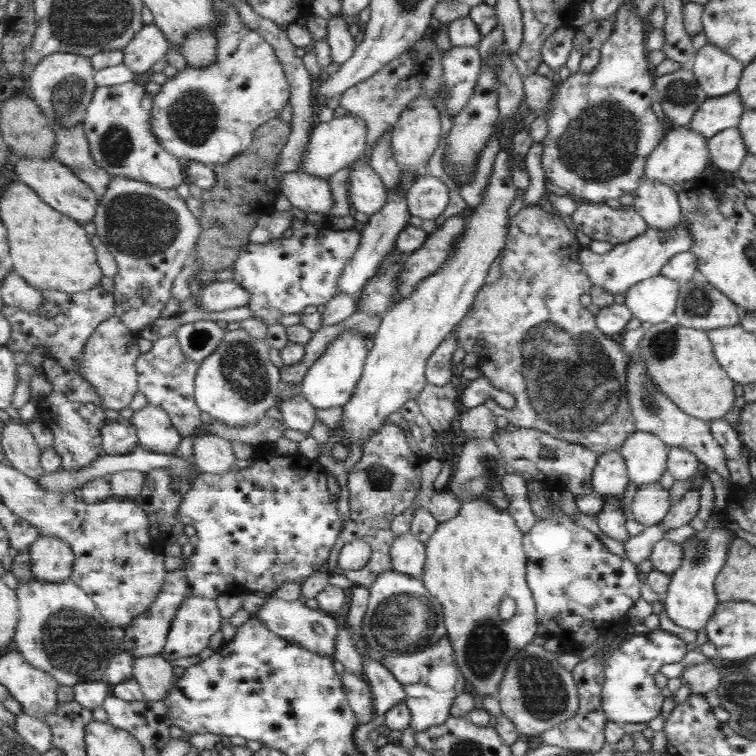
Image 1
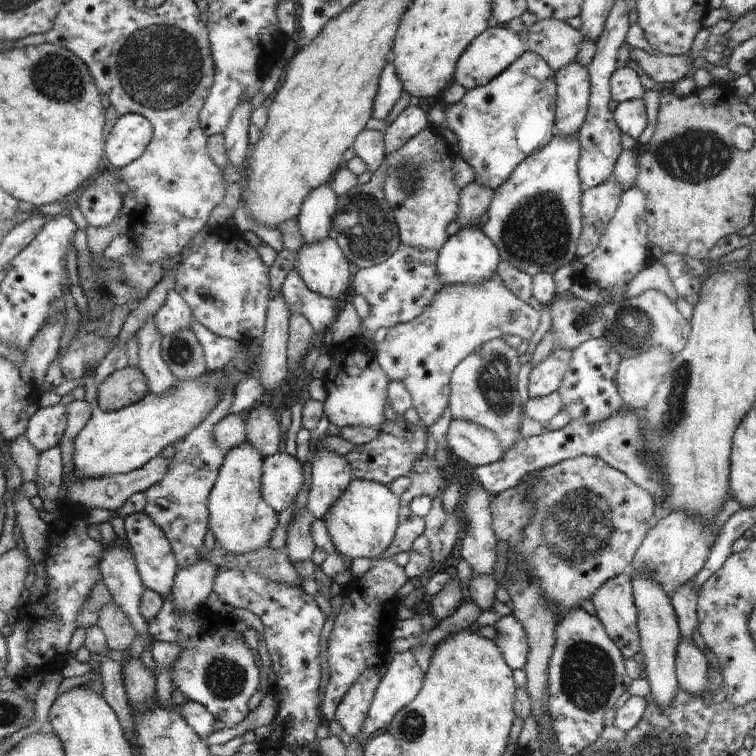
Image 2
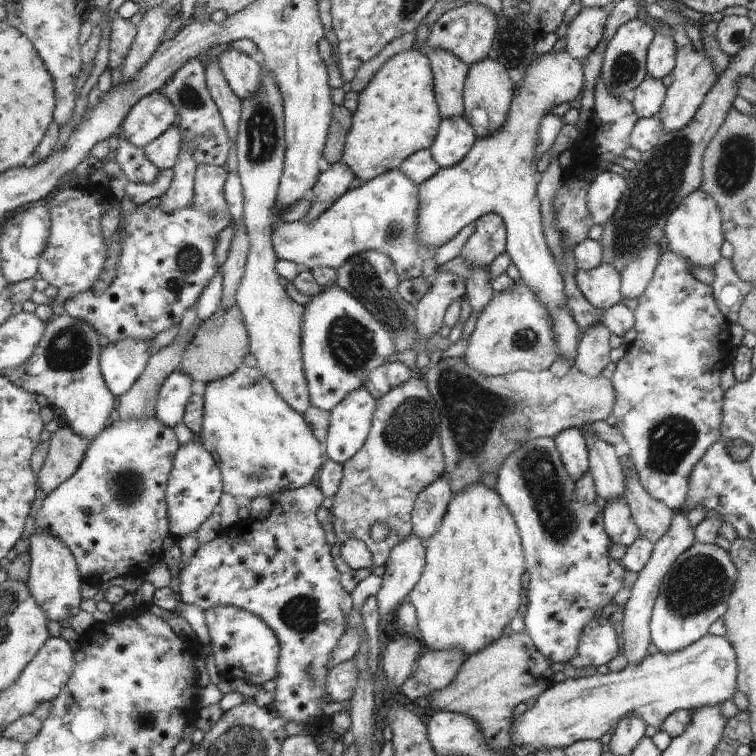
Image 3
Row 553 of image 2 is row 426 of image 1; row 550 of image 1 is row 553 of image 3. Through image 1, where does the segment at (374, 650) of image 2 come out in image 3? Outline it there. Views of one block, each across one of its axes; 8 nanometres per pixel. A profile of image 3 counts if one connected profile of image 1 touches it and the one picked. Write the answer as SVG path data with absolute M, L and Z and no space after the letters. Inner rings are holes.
M416 374L407 382L392 388L385 396L376 399L376 414L372 422L372 431L365 446L347 463L343 465L343 476L338 491L332 497L330 520L337 535L337 544L332 545L332 555L337 570L341 573L342 584L350 593L357 585L365 580L371 569L354 569L345 562L340 546L349 539L359 539L365 542L371 550L376 566L385 566L388 563L391 551L395 545L413 534L412 512L416 500L421 492L430 484L436 482L446 472L446 460L442 449L442 414L438 402L429 390L428 382L422 374ZM376 522L386 522L391 534L385 540L377 542L371 534L371 527Z

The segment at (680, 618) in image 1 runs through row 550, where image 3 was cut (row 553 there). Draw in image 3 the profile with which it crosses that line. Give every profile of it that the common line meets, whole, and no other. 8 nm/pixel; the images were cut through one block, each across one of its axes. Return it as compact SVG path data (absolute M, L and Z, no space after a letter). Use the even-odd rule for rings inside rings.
M694 542L673 561L658 584L650 612L650 641L659 652L669 654L688 647L702 636L714 620L722 618L736 568L729 555L715 543Z

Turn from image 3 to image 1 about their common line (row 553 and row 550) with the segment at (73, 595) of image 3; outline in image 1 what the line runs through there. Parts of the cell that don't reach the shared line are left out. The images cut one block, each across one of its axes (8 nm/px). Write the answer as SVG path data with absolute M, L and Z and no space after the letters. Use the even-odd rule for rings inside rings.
M40 536L32 545L32 571L45 582L65 582L74 574L76 554L59 536Z

